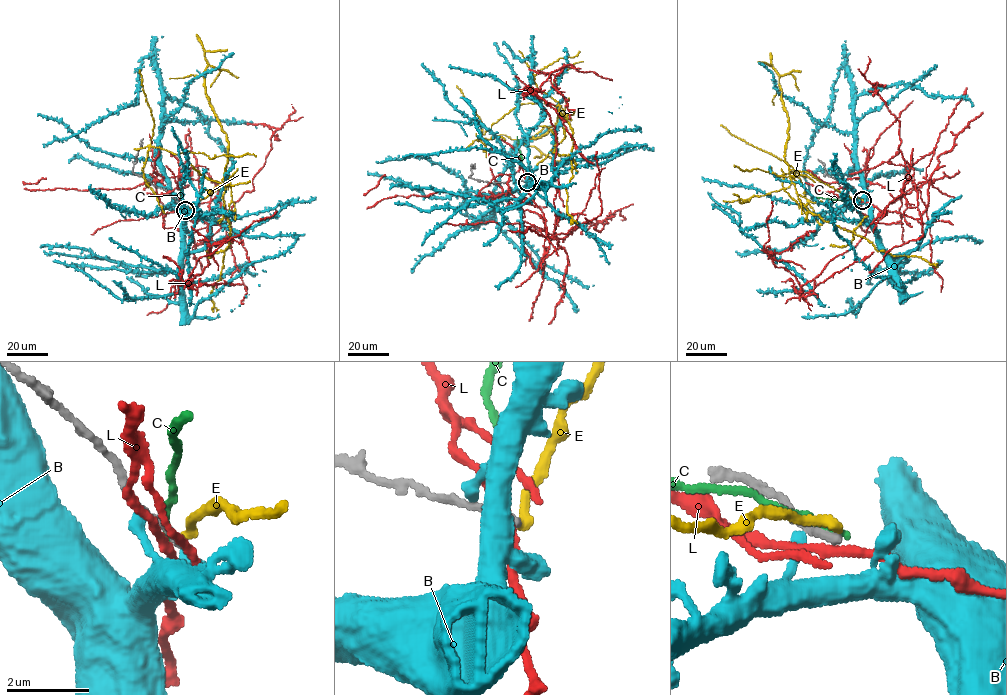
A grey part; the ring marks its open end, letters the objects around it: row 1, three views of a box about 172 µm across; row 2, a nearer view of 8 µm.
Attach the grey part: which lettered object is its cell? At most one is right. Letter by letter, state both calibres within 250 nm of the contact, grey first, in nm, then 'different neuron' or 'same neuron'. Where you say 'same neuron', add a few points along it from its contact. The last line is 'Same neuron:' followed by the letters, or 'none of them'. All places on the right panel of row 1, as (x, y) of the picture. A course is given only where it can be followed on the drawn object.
B: calibres 160 and 280 nm; different neuron
C: calibres 220 and 200 nm; different neuron
E: calibres 190 and 240 nm; different neuron
L: calibres 200 and 200 nm; different neuron
Same neuron: none of them

